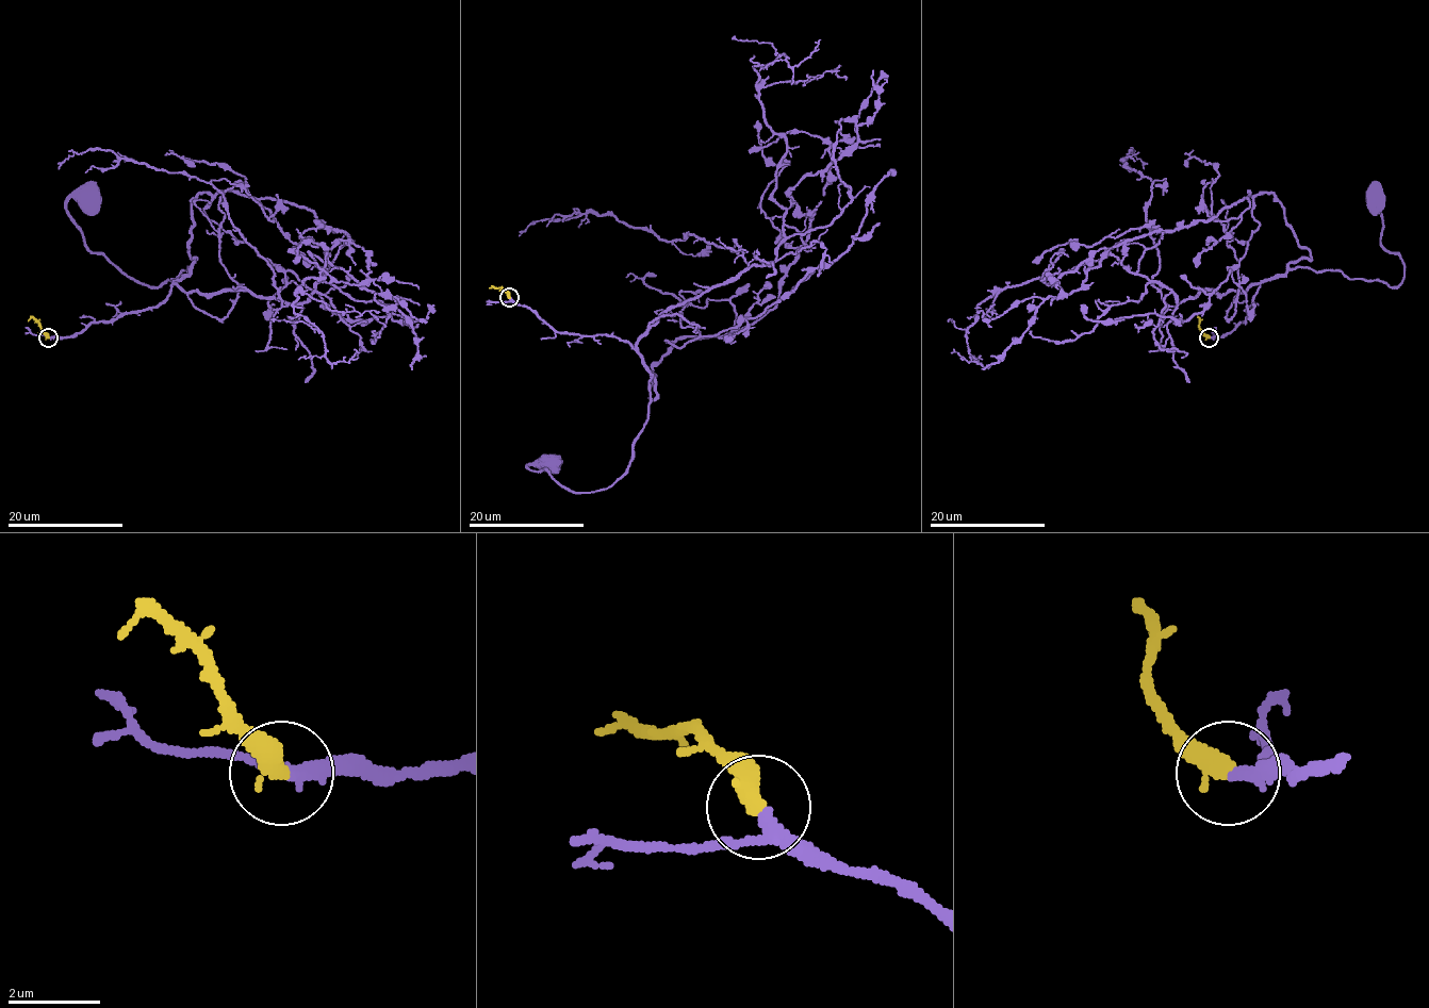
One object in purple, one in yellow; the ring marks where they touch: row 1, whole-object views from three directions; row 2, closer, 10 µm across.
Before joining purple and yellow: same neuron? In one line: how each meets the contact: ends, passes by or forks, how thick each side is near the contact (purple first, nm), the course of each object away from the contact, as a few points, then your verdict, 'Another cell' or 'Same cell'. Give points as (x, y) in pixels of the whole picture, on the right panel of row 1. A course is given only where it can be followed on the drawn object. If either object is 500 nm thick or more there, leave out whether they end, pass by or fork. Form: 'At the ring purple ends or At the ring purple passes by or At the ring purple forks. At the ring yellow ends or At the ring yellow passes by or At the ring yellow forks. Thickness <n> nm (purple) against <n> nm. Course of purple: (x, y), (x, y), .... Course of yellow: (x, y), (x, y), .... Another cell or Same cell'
At the ring purple passes by. At the ring yellow ends. Thickness 220 nm (purple) against 440 nm. Course of purple: (1209, 337), (1244, 321), (1261, 283), (1299, 267), (1396, 287), (1403, 261), (1381, 245), (1375, 197). Course of yellow: (1209, 337), (1199, 325), (1199, 320). Same cell

